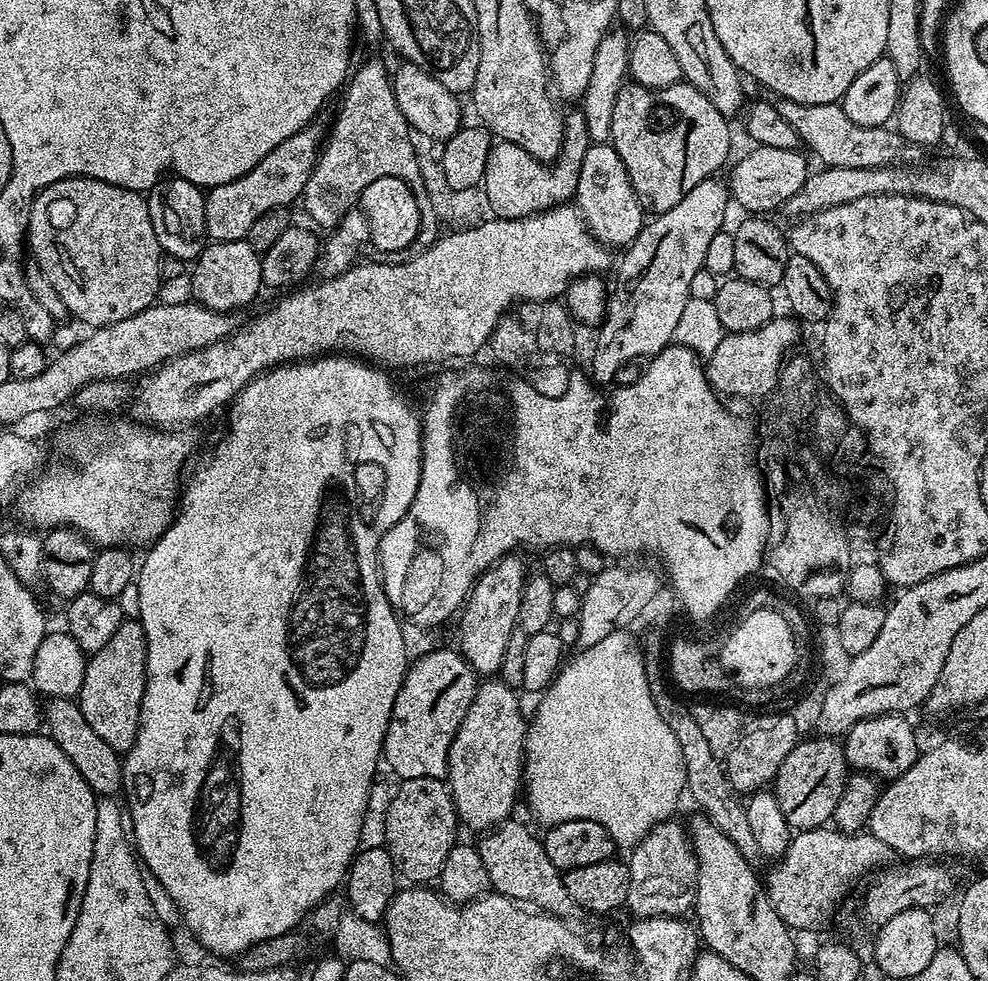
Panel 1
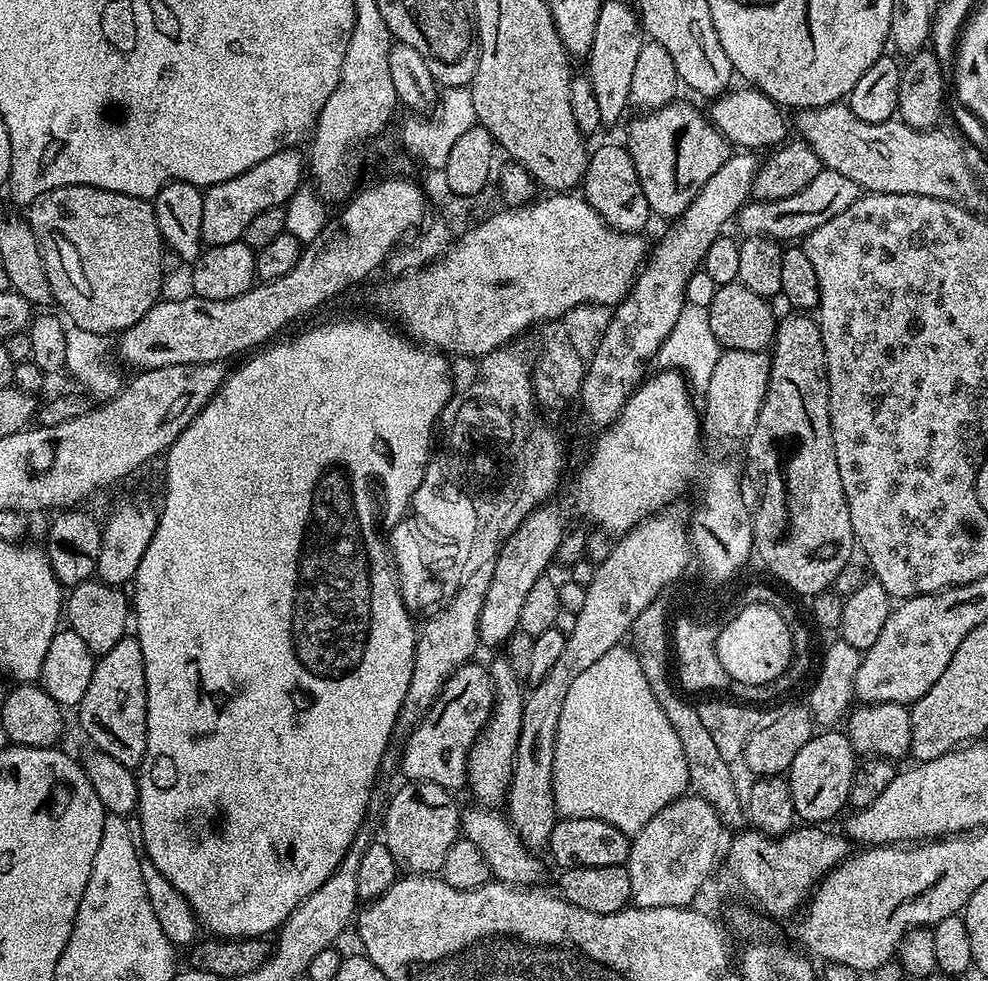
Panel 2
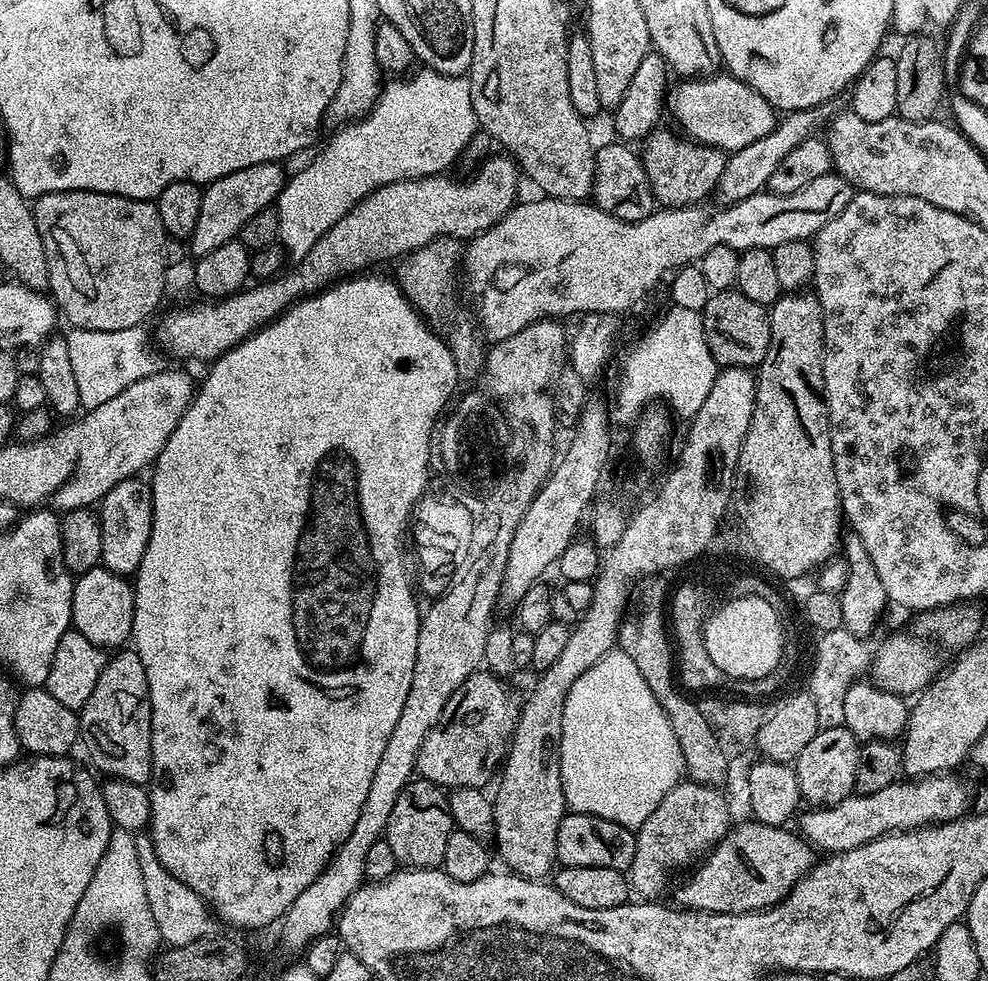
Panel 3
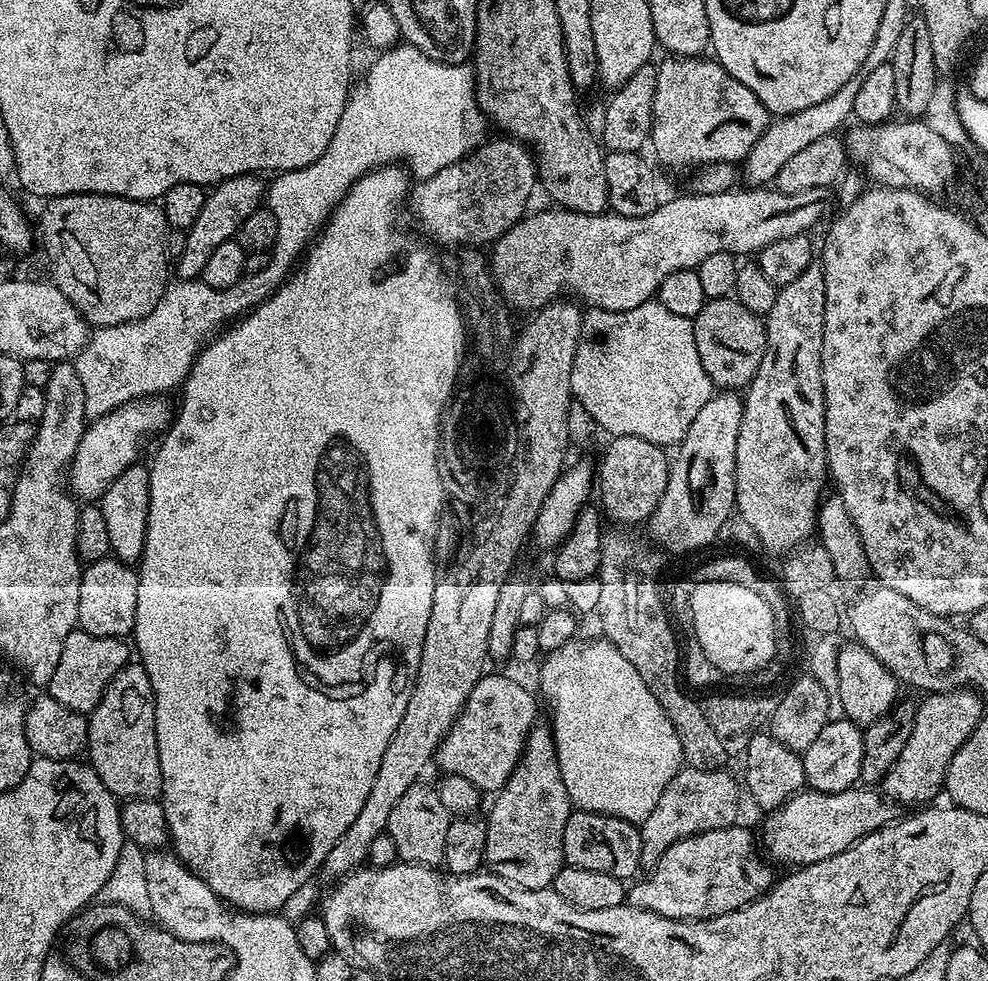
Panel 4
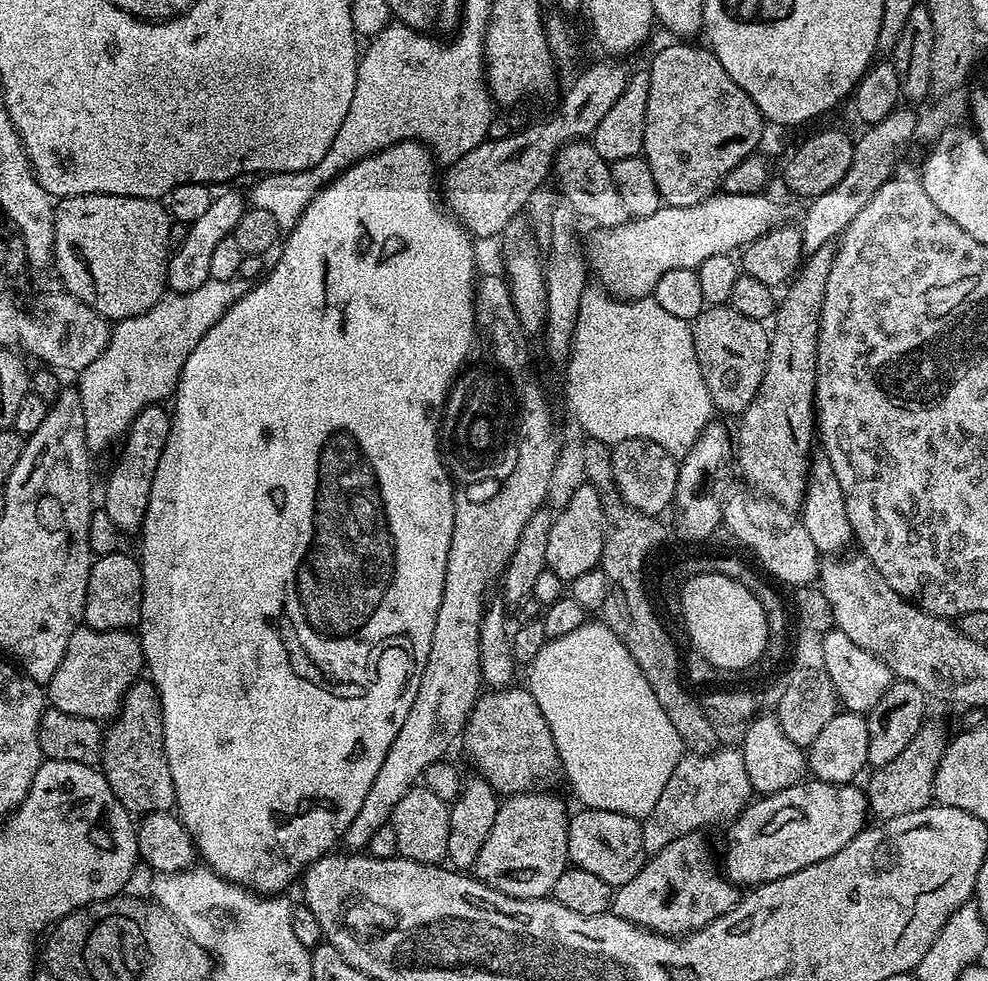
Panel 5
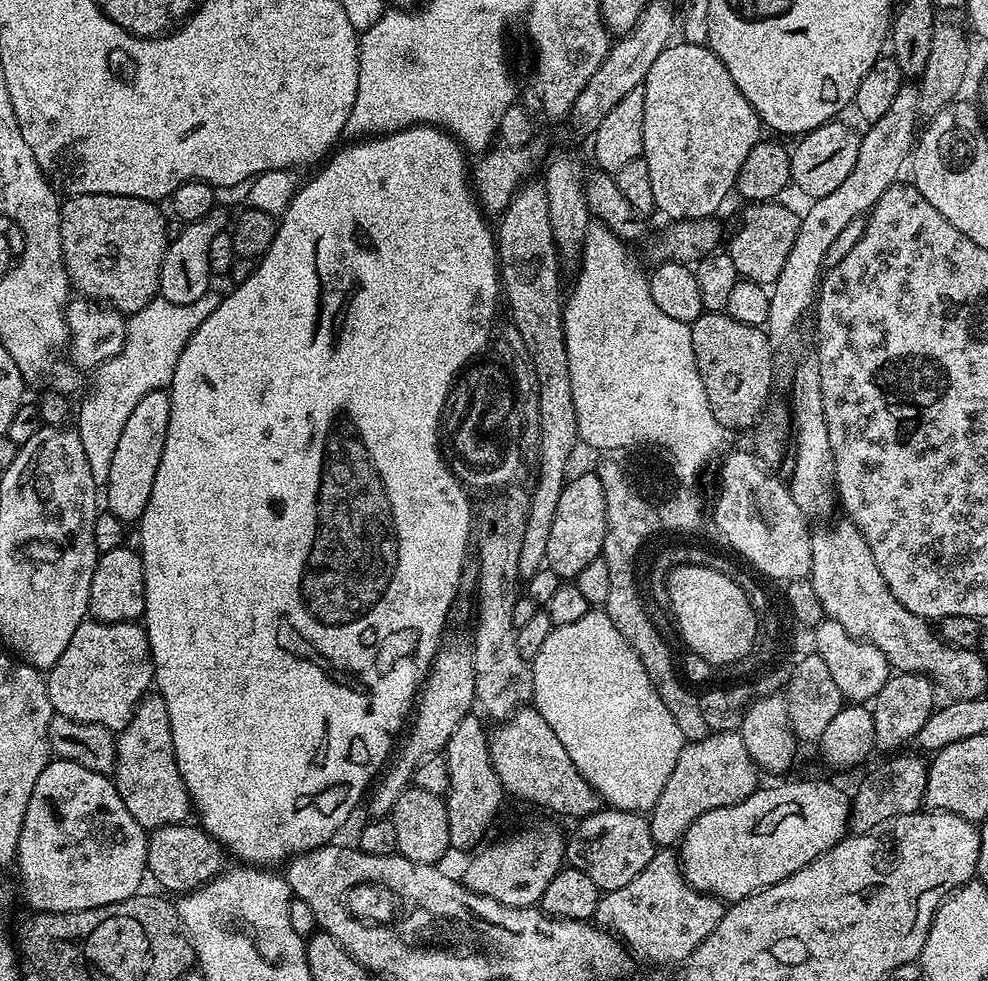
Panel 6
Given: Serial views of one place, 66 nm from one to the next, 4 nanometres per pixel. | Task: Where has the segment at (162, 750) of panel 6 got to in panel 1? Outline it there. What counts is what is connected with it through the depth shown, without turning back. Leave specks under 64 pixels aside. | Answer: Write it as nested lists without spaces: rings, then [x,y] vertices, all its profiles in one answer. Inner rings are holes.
[[[125,618],[118,630],[102,646],[102,650],[87,657],[86,678],[82,678],[82,690],[78,703],[86,722],[90,722],[94,734],[114,751],[129,752],[138,734],[138,722],[142,710],[142,694],[146,686],[146,634],[139,619]]]

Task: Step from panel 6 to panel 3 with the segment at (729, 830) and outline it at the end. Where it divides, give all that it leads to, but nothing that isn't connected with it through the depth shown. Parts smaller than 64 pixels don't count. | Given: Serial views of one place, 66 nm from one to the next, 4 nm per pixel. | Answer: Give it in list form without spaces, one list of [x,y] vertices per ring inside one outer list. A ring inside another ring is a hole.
[[[937,774],[905,779],[878,790],[878,794],[853,794],[828,808],[813,807],[804,817],[799,817],[798,832],[813,849],[820,851],[821,848],[824,854],[839,854],[866,846],[866,842],[889,832],[907,832],[910,828],[924,828],[927,824],[958,820],[968,811],[968,792],[963,782],[956,774]]]

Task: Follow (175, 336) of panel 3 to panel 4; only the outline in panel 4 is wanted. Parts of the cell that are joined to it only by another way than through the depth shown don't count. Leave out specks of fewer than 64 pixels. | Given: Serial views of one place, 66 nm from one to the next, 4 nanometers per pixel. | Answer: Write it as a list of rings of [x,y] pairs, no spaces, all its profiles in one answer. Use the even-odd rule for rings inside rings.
[[[515,138],[503,139],[489,139],[468,156],[446,166],[446,170],[438,170],[438,174],[425,176],[411,185],[410,216],[420,223],[419,231],[425,237],[442,244],[454,244],[453,246],[491,246],[499,236],[506,234],[506,230],[524,219],[529,211],[528,199],[531,198],[532,191],[537,191],[538,188],[536,157],[527,144]]]

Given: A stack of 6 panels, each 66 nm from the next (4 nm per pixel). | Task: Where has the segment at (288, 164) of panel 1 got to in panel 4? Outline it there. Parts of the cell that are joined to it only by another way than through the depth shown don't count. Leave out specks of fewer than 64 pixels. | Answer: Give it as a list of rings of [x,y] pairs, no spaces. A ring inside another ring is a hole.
[[[256,174],[235,176],[220,181],[205,195],[202,211],[198,213],[194,226],[186,229],[188,237],[185,249],[174,264],[174,272],[179,279],[199,280],[206,261],[210,259],[210,250],[214,250],[214,246],[222,246],[222,242],[233,239],[238,226],[242,226],[242,222],[246,222],[246,218],[250,218],[254,210],[262,207],[266,200],[266,184],[260,180],[263,179]]]

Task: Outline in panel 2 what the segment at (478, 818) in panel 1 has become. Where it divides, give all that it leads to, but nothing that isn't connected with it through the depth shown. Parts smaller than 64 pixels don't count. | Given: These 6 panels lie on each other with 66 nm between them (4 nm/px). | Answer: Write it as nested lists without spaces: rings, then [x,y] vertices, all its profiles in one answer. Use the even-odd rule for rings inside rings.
[[[500,658],[493,664],[487,665],[492,676],[492,689],[494,702],[492,713],[484,728],[476,735],[476,741],[468,752],[468,779],[467,791],[472,791],[472,796],[477,805],[496,806],[507,797],[508,787],[512,781],[512,763],[516,760],[516,747],[522,730],[522,710],[524,709],[525,693],[520,692],[521,677],[514,674],[514,668],[506,658]]]

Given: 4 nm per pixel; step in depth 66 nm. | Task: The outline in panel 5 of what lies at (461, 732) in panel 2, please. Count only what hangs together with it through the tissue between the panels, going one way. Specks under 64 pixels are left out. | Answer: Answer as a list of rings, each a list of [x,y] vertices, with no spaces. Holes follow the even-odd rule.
[[[520,686],[501,687],[499,690],[488,690],[477,699],[468,715],[468,725],[462,733],[462,745],[468,751],[472,764],[477,768],[479,779],[485,780],[496,793],[507,798],[515,796],[518,792],[526,792],[537,786],[544,786],[547,780],[561,775],[560,755],[556,749],[554,738],[550,734],[550,726],[538,710],[538,702],[534,702],[527,687]]]

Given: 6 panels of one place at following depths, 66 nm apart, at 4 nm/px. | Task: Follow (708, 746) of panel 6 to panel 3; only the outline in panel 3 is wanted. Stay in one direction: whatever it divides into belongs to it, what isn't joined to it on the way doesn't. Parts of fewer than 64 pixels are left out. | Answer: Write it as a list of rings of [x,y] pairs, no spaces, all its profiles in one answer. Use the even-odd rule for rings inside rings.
[[[687,778],[680,781],[658,802],[658,810],[646,818],[646,822],[636,832],[636,849],[634,850],[634,862],[630,869],[630,888],[636,892],[640,898],[656,898],[660,891],[668,884],[668,875],[675,868],[680,868],[683,864],[691,865],[699,861],[705,854],[711,852],[712,848],[728,832],[734,817],[728,813],[728,800],[720,793],[719,787],[710,784],[699,784]]]

